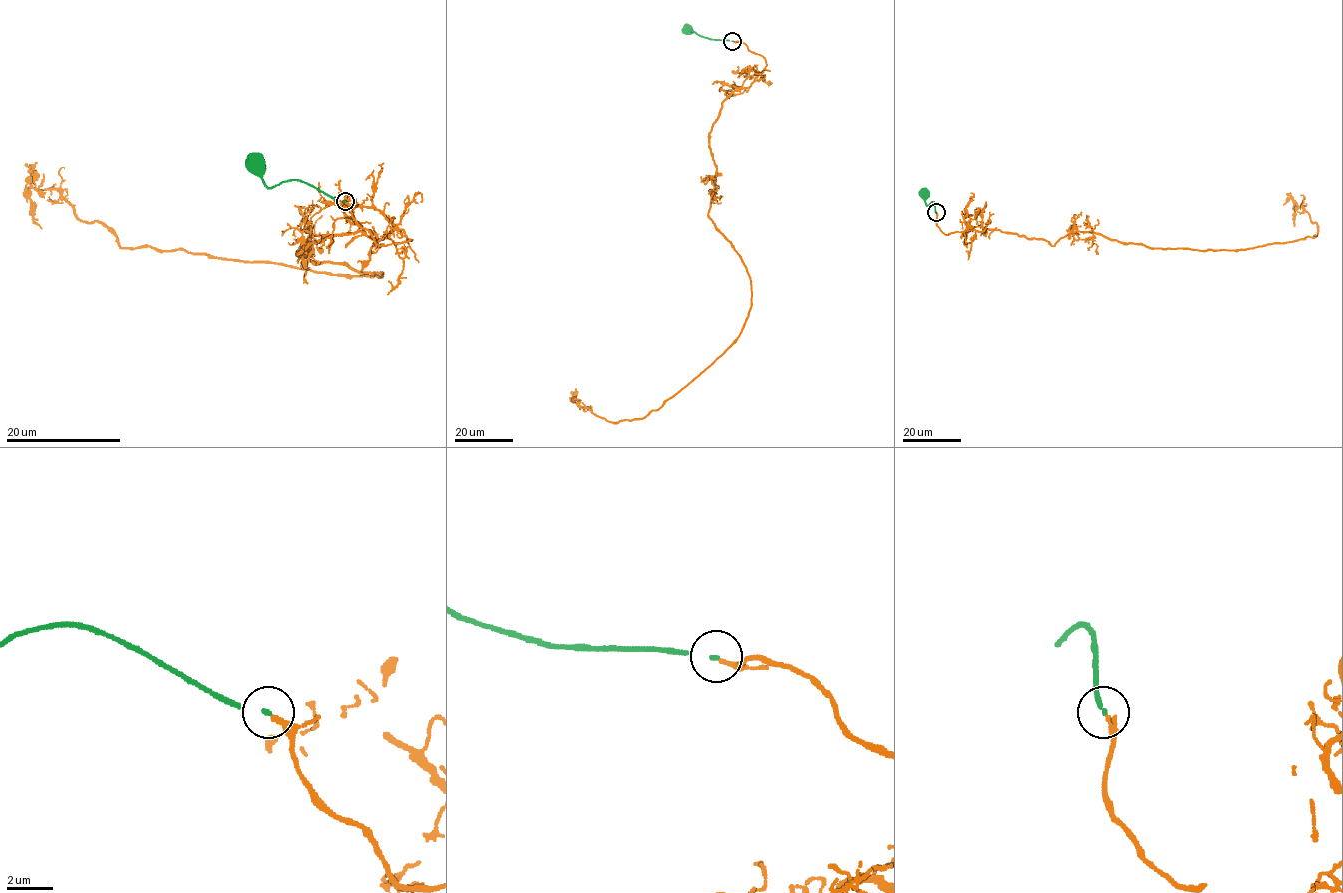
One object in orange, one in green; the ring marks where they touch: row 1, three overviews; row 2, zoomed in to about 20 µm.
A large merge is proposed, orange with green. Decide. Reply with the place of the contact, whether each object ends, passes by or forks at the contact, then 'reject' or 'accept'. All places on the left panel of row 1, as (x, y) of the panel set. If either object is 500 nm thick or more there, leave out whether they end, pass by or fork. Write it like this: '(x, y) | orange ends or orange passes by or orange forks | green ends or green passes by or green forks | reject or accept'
(345, 201) | orange ends | green ends | reject

